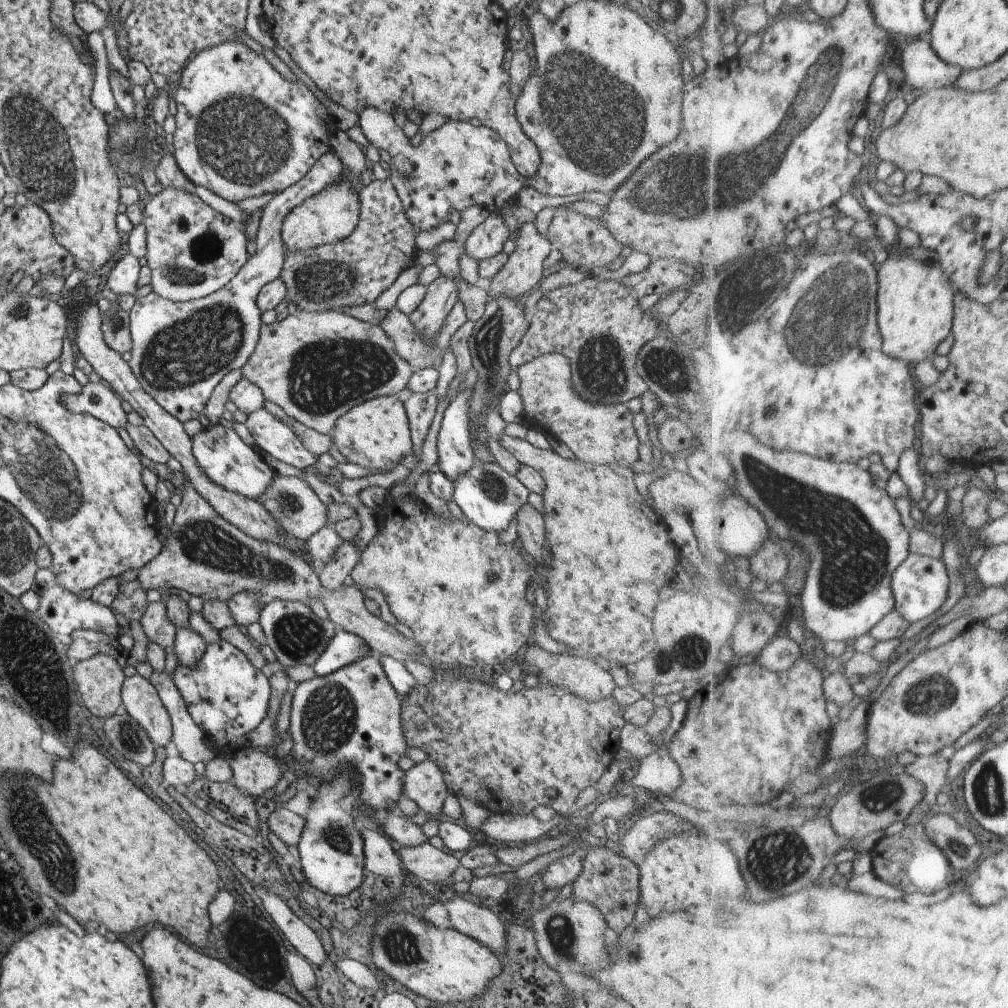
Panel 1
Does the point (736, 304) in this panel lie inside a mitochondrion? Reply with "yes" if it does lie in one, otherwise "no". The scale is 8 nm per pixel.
yes

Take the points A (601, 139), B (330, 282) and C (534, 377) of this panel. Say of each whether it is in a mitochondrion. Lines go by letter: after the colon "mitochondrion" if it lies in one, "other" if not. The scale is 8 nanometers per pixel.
A: mitochondrion
B: mitochondrion
C: other

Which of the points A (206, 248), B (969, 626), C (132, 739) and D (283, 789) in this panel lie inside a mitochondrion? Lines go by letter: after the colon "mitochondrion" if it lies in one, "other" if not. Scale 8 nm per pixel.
A: mitochondrion
B: other
C: mitochondrion
D: other

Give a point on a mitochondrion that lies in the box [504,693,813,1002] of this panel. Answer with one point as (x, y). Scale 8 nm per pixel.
(792, 861)

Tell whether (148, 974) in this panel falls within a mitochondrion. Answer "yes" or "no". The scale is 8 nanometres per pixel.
no

